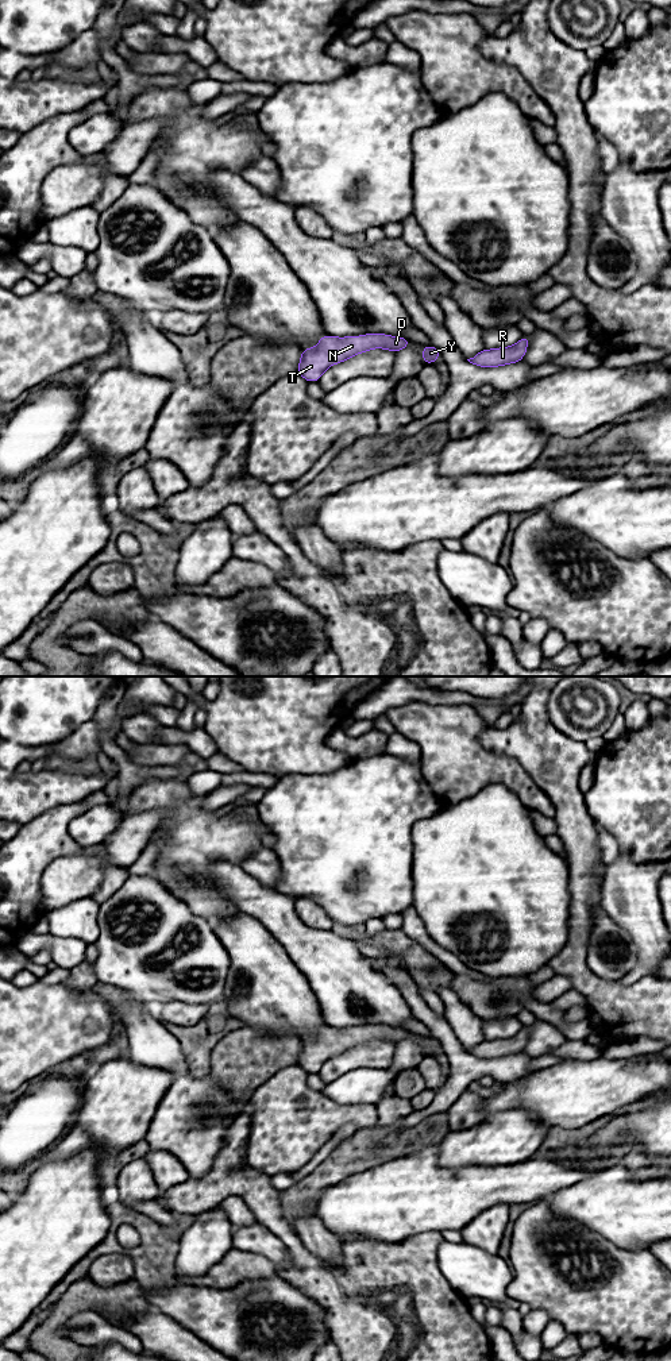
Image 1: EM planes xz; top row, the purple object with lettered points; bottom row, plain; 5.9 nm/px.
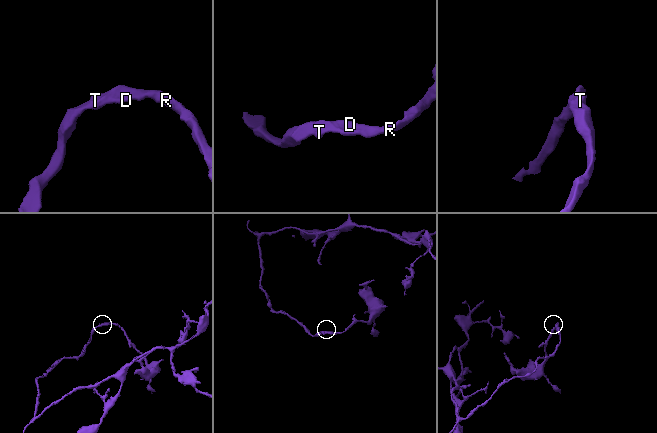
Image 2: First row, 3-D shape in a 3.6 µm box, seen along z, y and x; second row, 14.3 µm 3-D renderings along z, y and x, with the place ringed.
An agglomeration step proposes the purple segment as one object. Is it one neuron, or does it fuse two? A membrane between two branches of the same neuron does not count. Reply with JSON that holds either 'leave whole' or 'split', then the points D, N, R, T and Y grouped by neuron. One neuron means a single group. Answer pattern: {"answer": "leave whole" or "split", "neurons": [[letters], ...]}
{"answer": "leave whole", "neurons": [["D", "N", "R", "T", "Y"]]}

